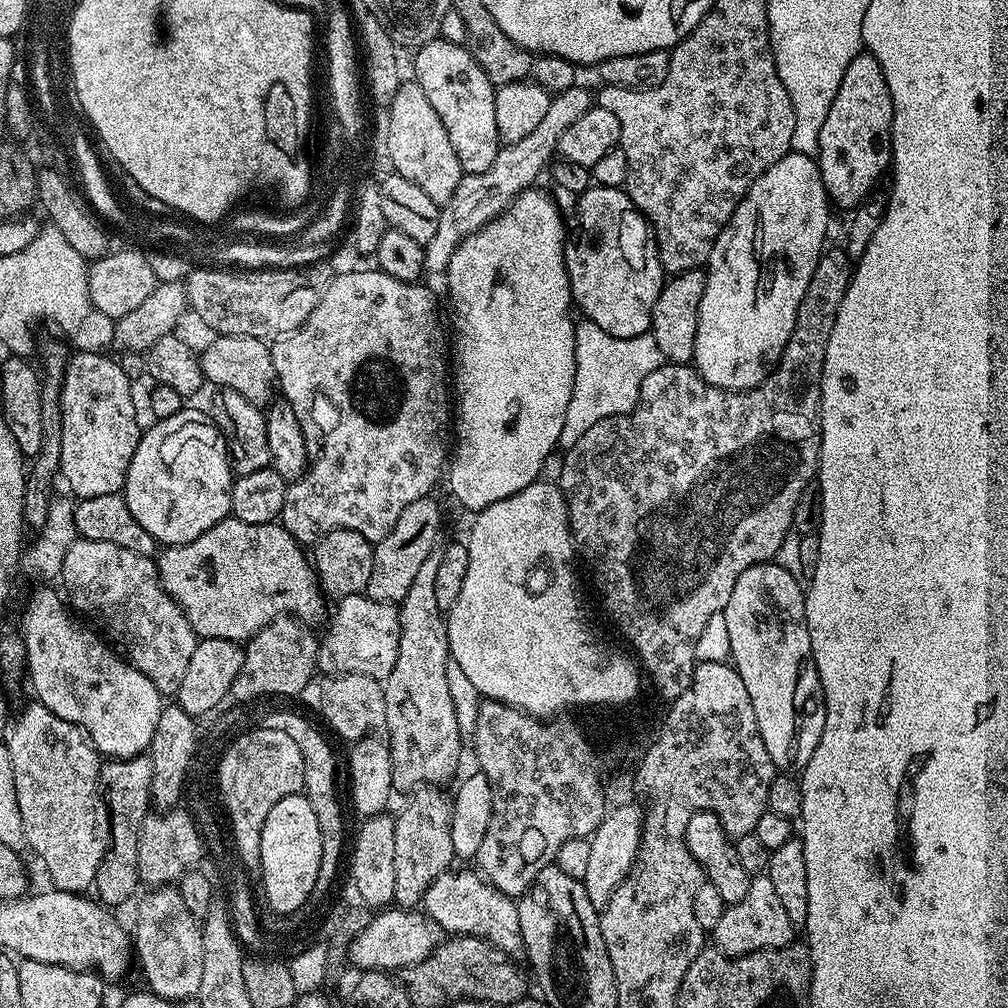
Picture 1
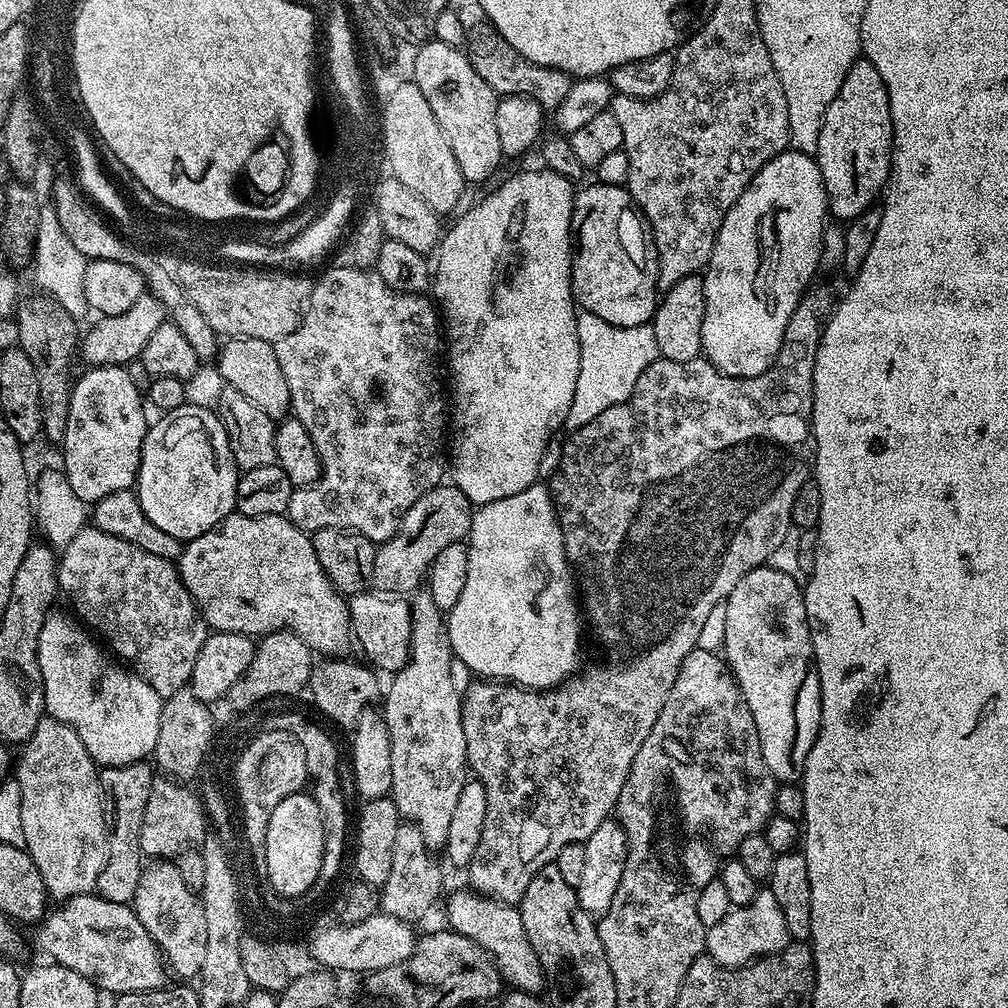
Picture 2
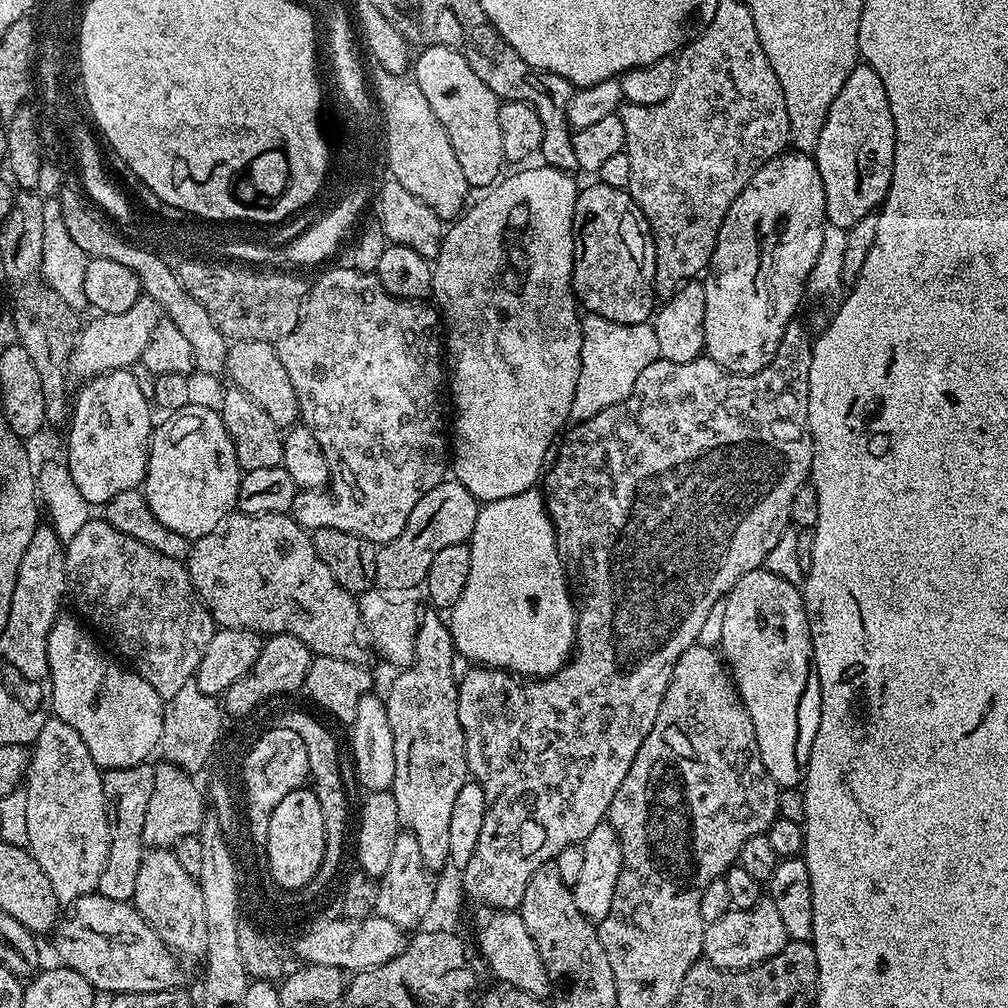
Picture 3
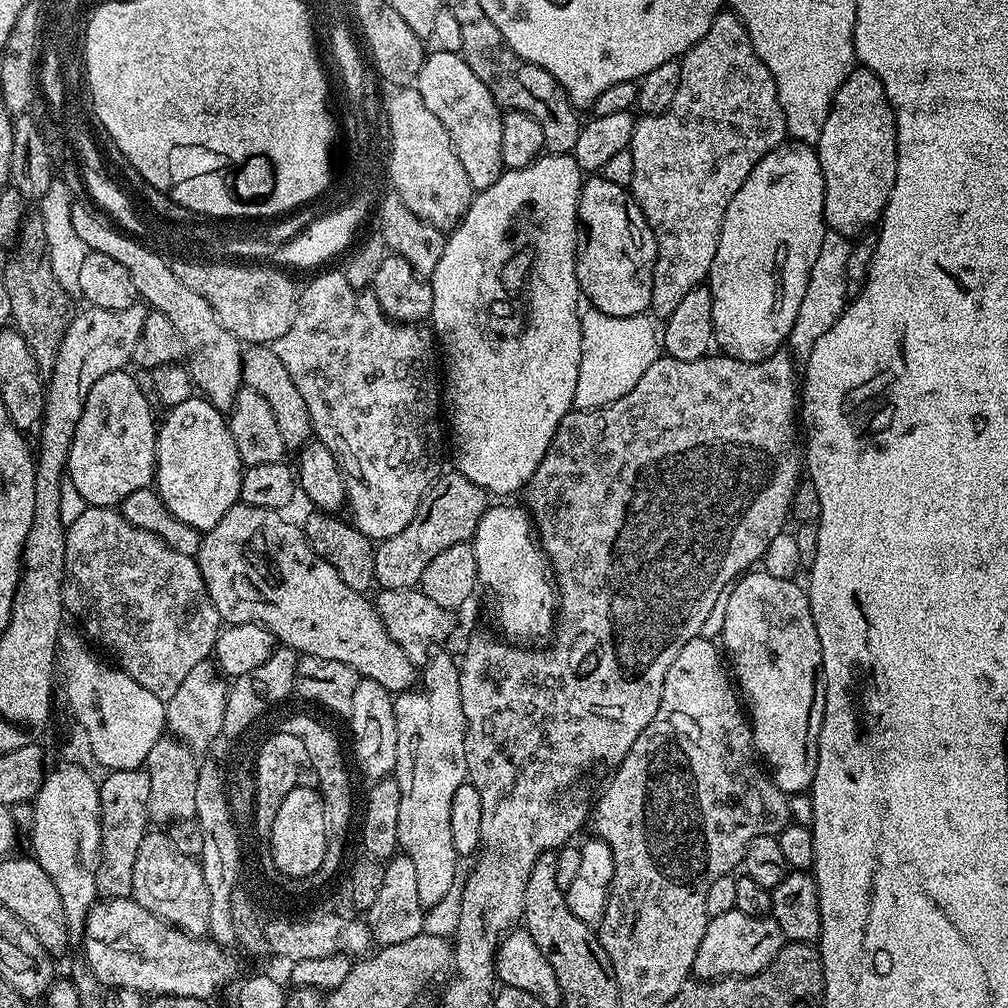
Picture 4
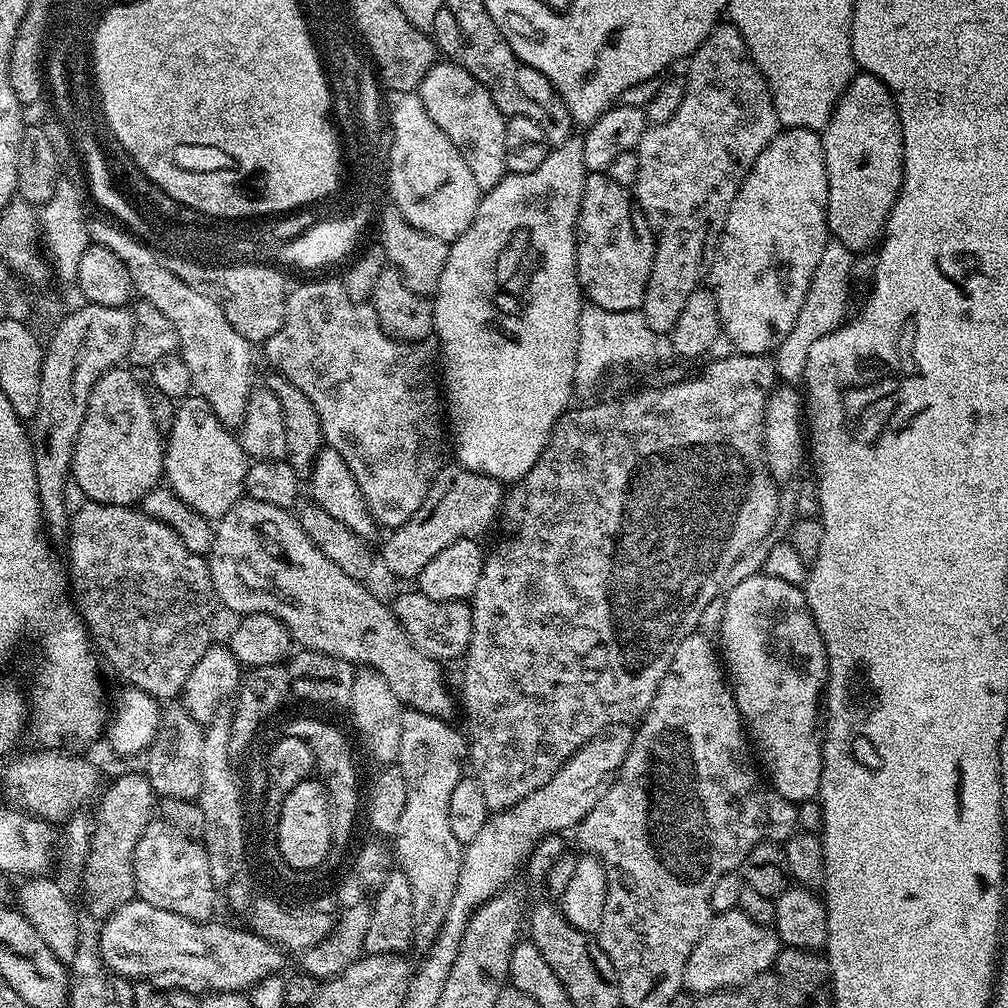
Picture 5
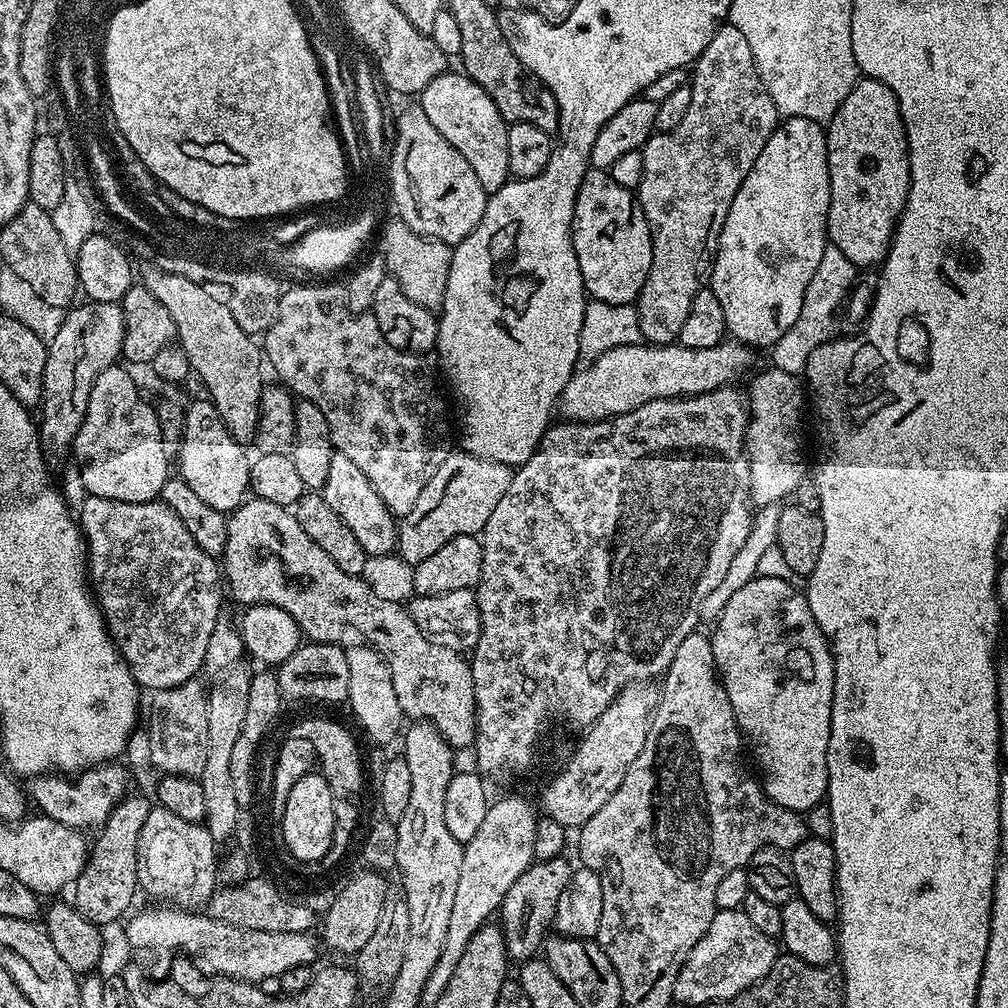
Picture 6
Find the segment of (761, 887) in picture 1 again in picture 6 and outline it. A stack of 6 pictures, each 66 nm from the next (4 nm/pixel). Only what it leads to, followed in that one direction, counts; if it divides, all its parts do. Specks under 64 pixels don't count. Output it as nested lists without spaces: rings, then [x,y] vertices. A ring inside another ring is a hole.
[[[742,910],[717,911],[710,930],[690,950],[678,978],[674,982],[673,1001],[679,1004],[704,1004],[729,1000],[758,982],[774,966],[778,955],[775,939],[760,933]]]

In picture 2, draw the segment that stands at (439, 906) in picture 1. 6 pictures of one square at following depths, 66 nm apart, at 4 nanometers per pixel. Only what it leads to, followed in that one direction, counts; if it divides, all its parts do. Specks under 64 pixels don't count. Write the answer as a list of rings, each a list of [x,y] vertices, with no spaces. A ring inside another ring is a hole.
[[[467,891],[456,892],[449,898],[447,927],[484,949],[495,960],[503,983],[509,989],[543,993],[546,985],[542,962],[538,962],[538,954],[534,954],[534,946],[530,946],[530,938],[526,938],[526,926],[522,926],[519,907],[505,904],[488,894]]]

